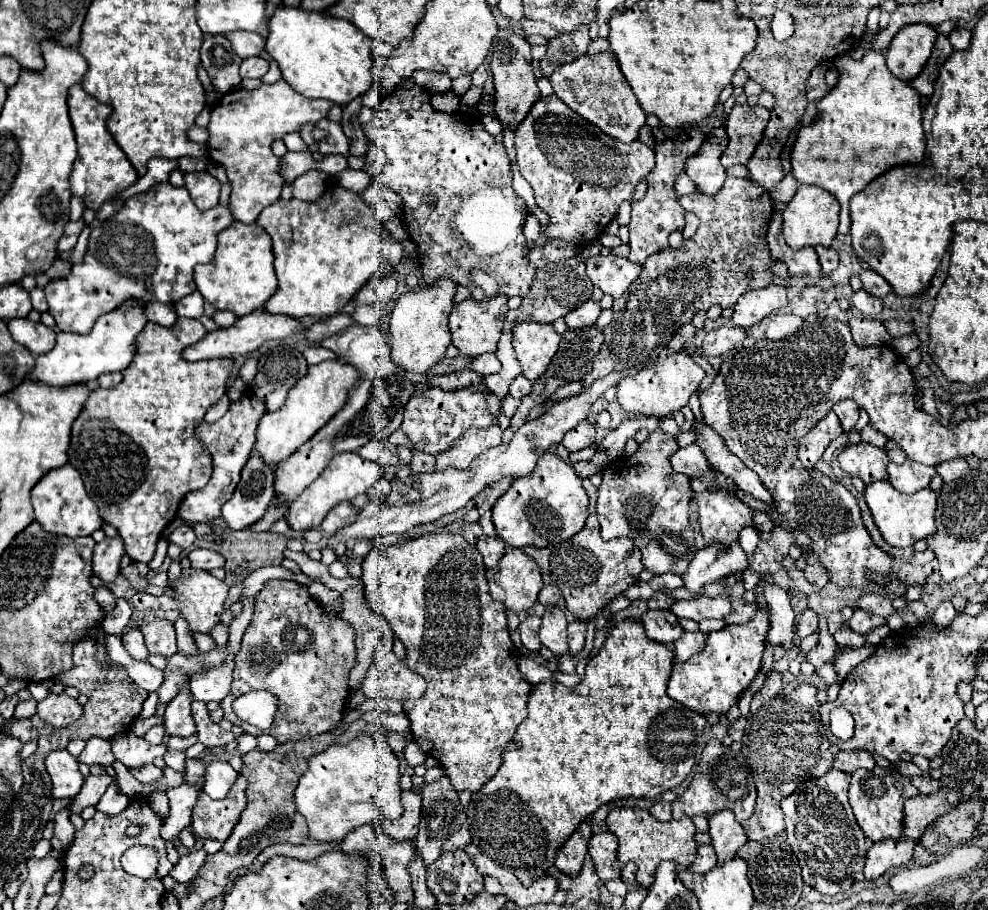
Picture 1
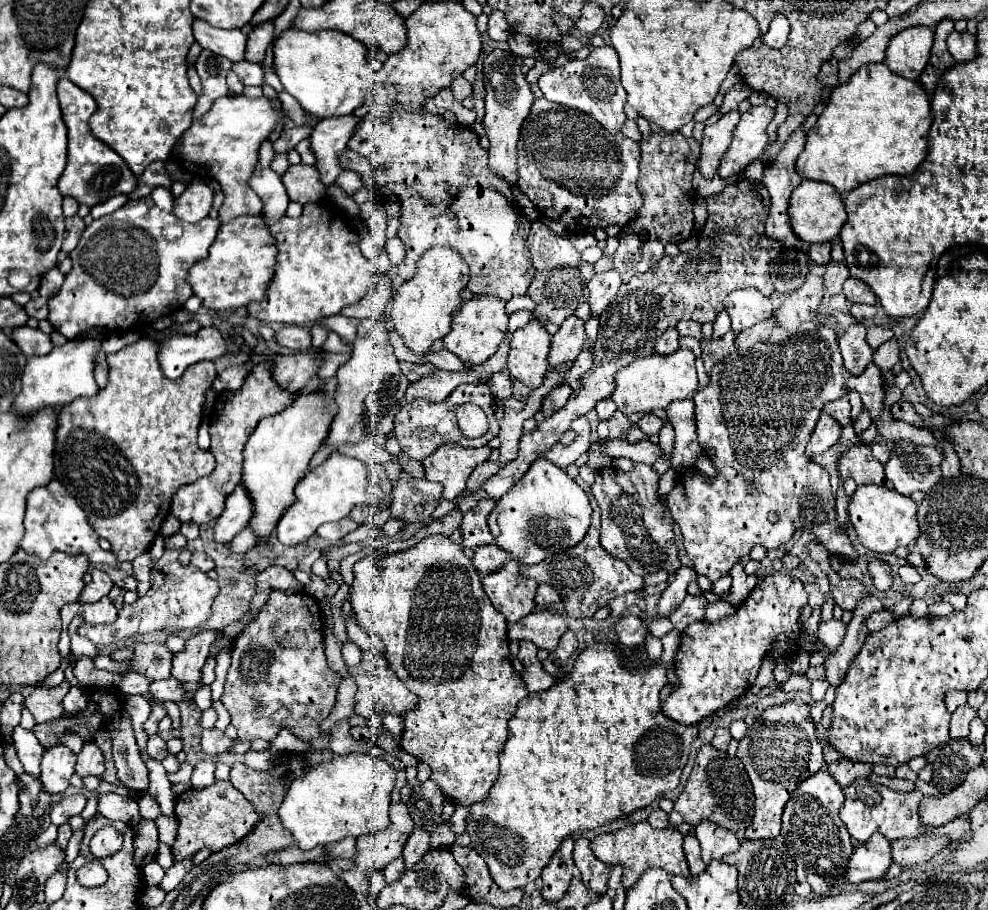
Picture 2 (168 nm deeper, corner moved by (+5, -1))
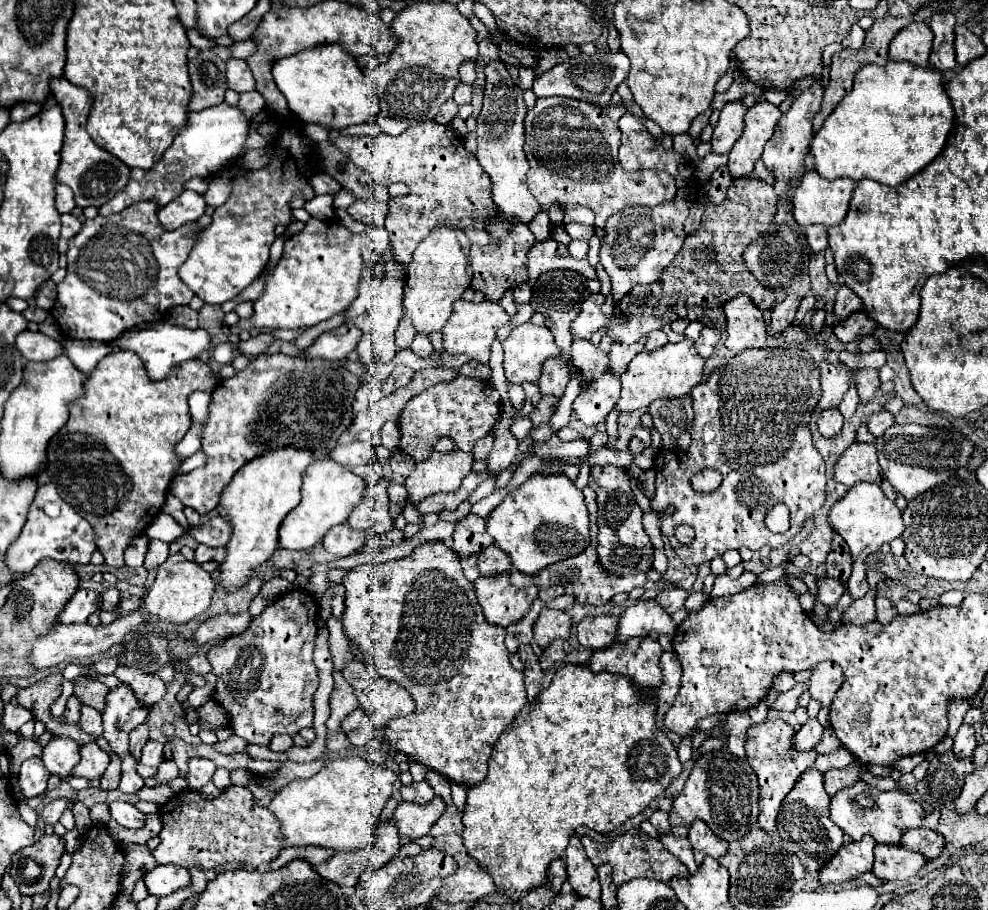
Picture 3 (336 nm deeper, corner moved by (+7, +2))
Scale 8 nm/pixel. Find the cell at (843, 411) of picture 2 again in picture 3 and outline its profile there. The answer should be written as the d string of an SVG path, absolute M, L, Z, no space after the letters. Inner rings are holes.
M826 361L821 362L820 388L822 388L822 396L820 396L818 406L822 410L836 408L850 388L850 378L852 378L852 372L846 366L842 364L835 366Z

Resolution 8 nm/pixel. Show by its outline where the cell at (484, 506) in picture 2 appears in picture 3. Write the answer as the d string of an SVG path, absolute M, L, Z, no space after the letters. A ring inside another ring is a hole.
M468 514L458 522L458 526L452 534L452 540L454 540L452 550L460 558L480 554L484 548L494 544L492 536L488 536L488 532L486 532L486 520L478 518L474 514Z

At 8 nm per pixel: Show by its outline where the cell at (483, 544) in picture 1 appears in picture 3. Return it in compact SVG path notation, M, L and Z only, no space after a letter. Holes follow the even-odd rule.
M488 546L478 556L478 568L480 568L480 576L494 576L494 574L510 572L512 570L512 562L508 560L506 552L502 552L500 548Z

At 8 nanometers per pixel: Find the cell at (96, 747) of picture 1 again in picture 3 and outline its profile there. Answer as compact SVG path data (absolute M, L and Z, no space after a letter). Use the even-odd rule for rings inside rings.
M96 742L84 744L80 750L80 762L72 768L70 776L78 776L78 778L100 778L104 774L104 770L108 768L110 756L98 748Z

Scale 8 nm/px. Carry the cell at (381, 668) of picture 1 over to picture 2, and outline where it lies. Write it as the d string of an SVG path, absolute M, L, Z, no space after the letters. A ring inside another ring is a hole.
M364 651L360 665L356 669L352 669L352 677L358 685L356 713L362 717L370 717L372 713L382 713L382 711L402 715L404 711L410 711L418 705L416 695L402 683L402 679L398 679L398 675L388 665L384 653L380 653L380 651Z

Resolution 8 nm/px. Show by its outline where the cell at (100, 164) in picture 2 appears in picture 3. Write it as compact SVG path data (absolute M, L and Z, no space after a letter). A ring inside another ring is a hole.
M60 76L60 78L50 80L50 92L52 92L52 96L54 96L56 104L60 106L64 120L66 120L64 144L60 150L62 158L60 158L60 168L56 172L56 180L60 184L66 184L72 188L76 206L100 208L112 196L116 196L116 192L120 192L126 186L128 176L130 176L130 168L124 162L120 162L118 158L114 158L110 152L96 146L94 140L90 138L90 134L86 132L86 120L88 120L90 106L92 106L92 94L86 88L78 88Z

